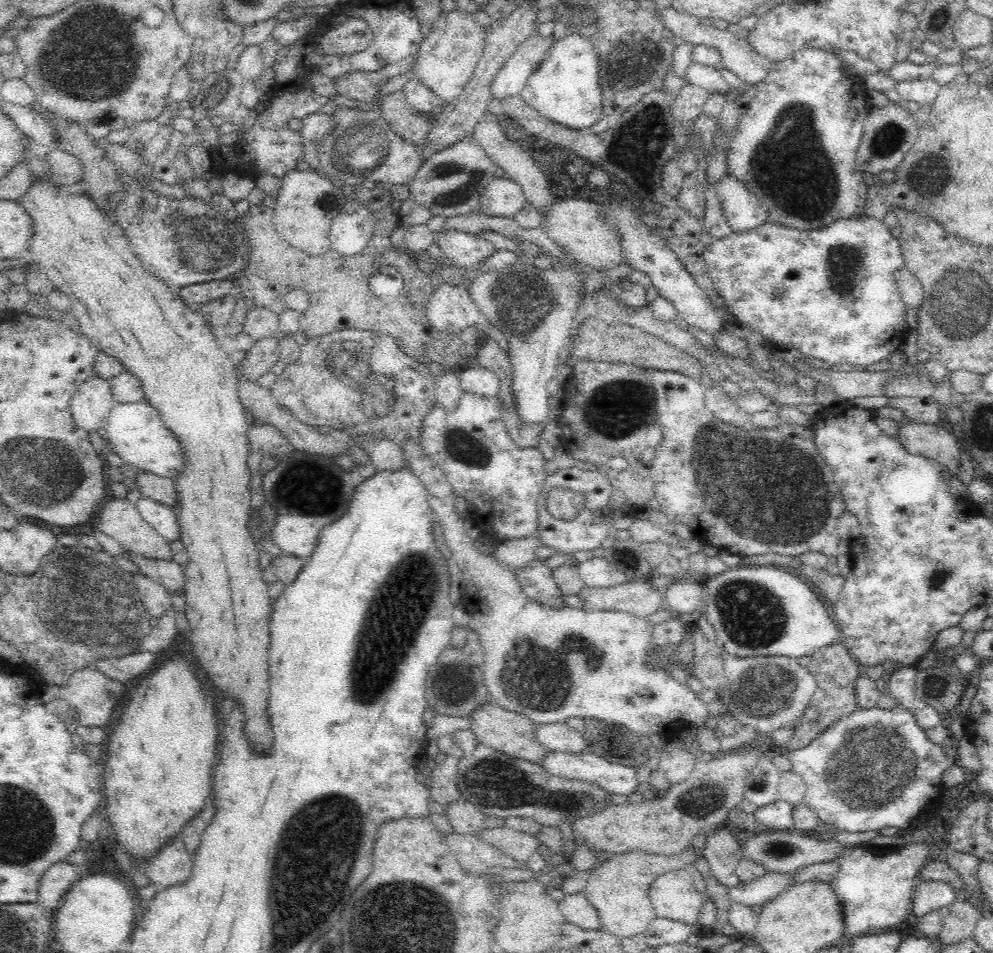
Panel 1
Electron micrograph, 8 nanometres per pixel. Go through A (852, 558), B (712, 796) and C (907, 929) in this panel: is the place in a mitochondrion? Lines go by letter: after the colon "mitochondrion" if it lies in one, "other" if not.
A: other
B: mitochondrion
C: other

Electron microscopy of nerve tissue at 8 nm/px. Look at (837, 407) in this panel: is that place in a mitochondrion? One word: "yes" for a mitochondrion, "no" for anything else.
no

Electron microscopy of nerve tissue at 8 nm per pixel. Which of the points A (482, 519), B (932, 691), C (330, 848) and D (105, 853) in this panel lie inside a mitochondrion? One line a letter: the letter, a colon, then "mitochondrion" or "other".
A: other
B: mitochondrion
C: mitochondrion
D: other

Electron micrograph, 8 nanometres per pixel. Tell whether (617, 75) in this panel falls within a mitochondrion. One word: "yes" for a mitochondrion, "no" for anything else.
yes

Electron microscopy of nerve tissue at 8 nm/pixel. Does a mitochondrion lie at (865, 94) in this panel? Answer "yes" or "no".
no

